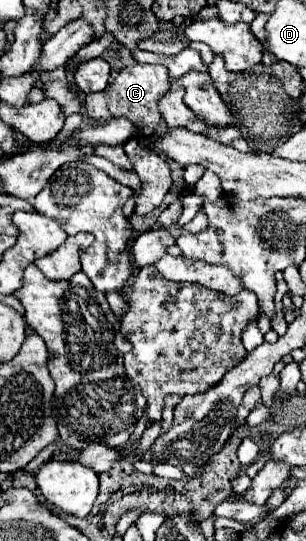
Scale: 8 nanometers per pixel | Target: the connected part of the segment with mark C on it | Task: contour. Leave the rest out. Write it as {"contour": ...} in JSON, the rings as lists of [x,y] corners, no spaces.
{"contour":[[[135,63],[131,67],[125,67],[119,71],[117,79],[101,93],[89,93],[85,97],[85,107],[91,119],[105,121],[111,117],[127,117],[133,121],[145,135],[153,135],[157,125],[161,123],[161,113],[157,109],[159,97],[167,91],[169,87],[169,77],[167,77],[167,67],[163,65],[143,65]]]}

